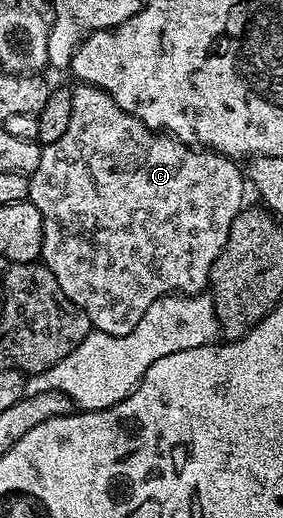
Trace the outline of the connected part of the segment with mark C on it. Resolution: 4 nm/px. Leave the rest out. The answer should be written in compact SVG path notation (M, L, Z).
M81 83L72 89L72 120L68 122L68 131L56 139L56 143L42 146L40 167L29 174L30 196L28 200L34 204L42 216L42 255L41 260L50 268L52 275L56 275L56 283L60 283L60 291L76 303L88 315L91 326L97 332L107 333L113 337L128 335L140 323L144 311L152 307L162 297L171 295L189 295L203 292L207 288L212 271L212 263L222 254L226 240L232 227L232 219L244 208L242 196L248 193L248 185L244 180L244 173L238 170L239 162L221 153L203 151L191 147L161 131L149 129L140 119L128 115L128 111L121 109L112 98L102 89Z

